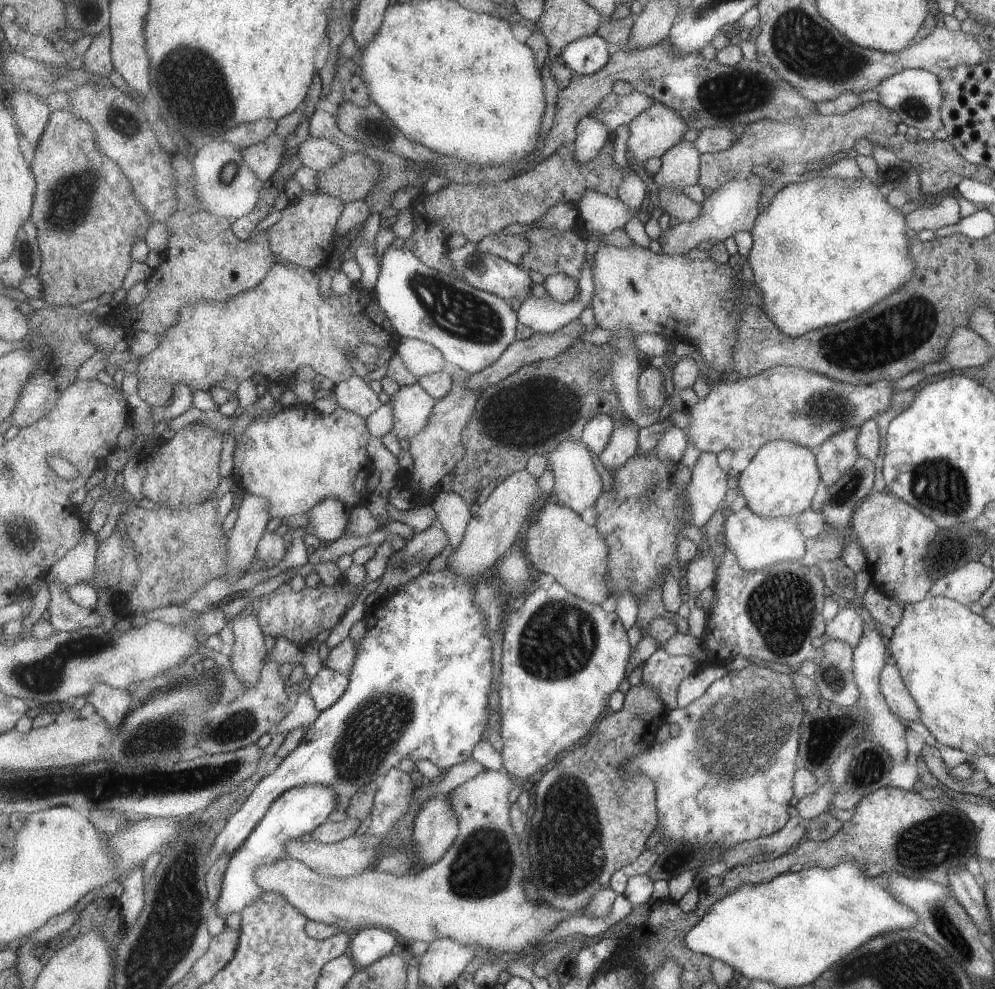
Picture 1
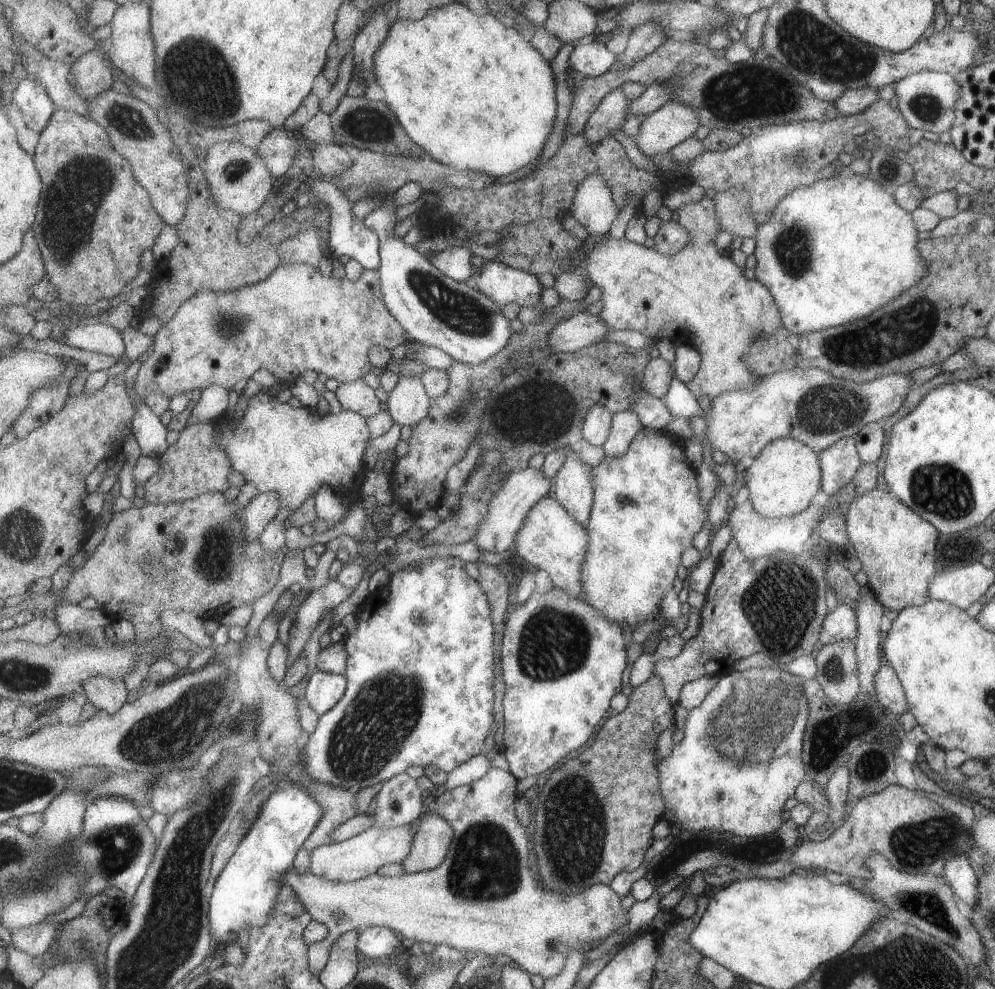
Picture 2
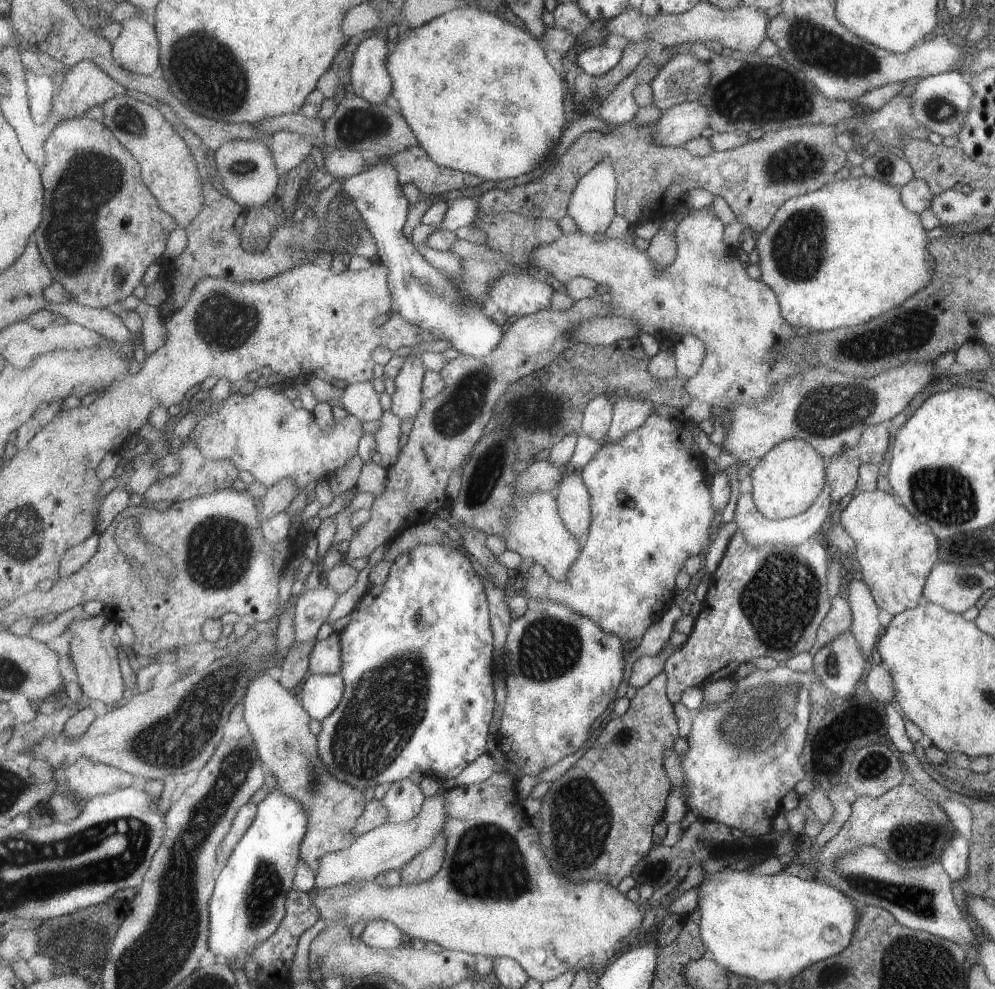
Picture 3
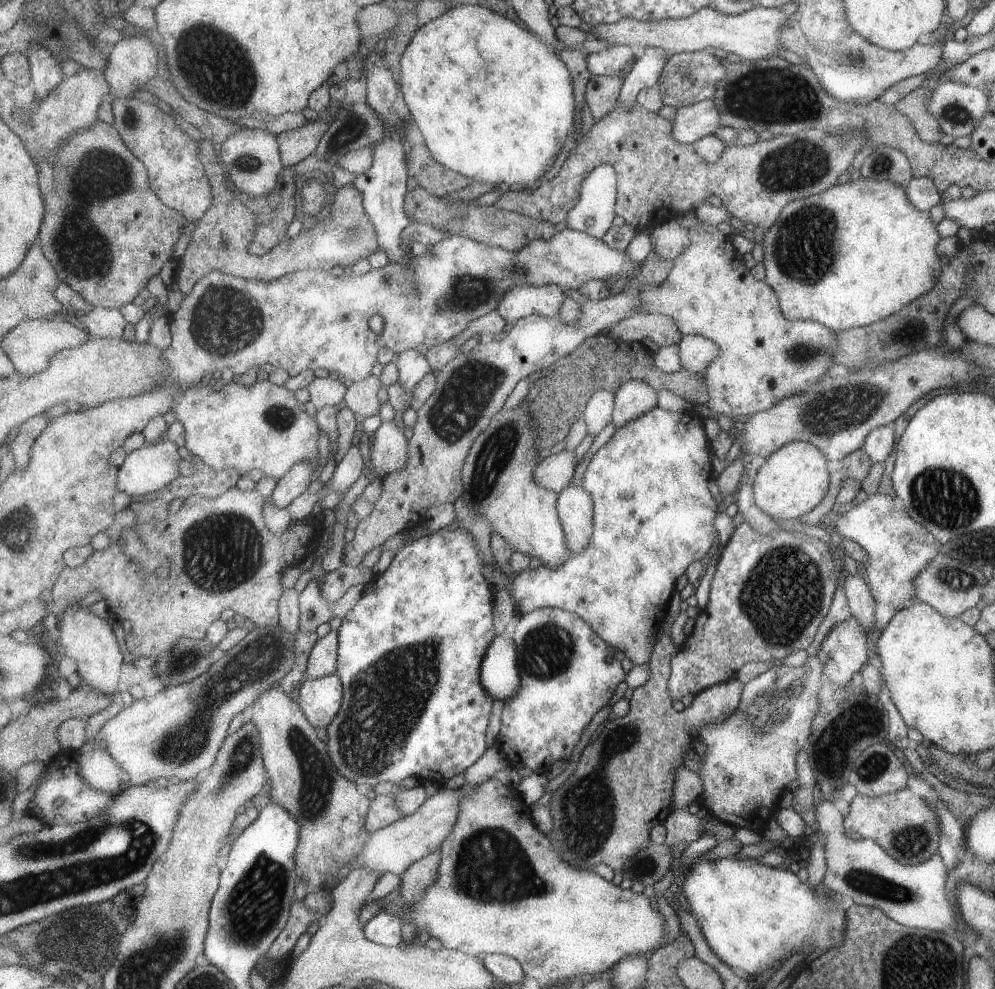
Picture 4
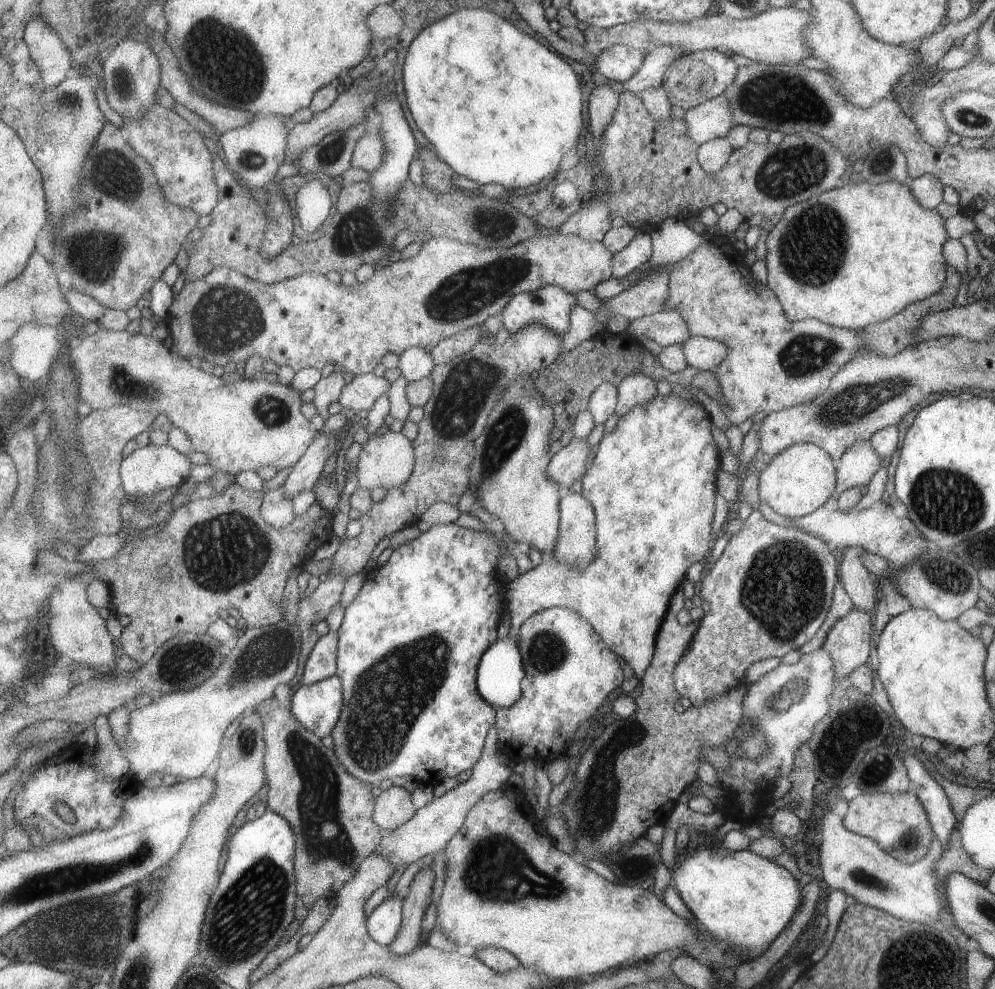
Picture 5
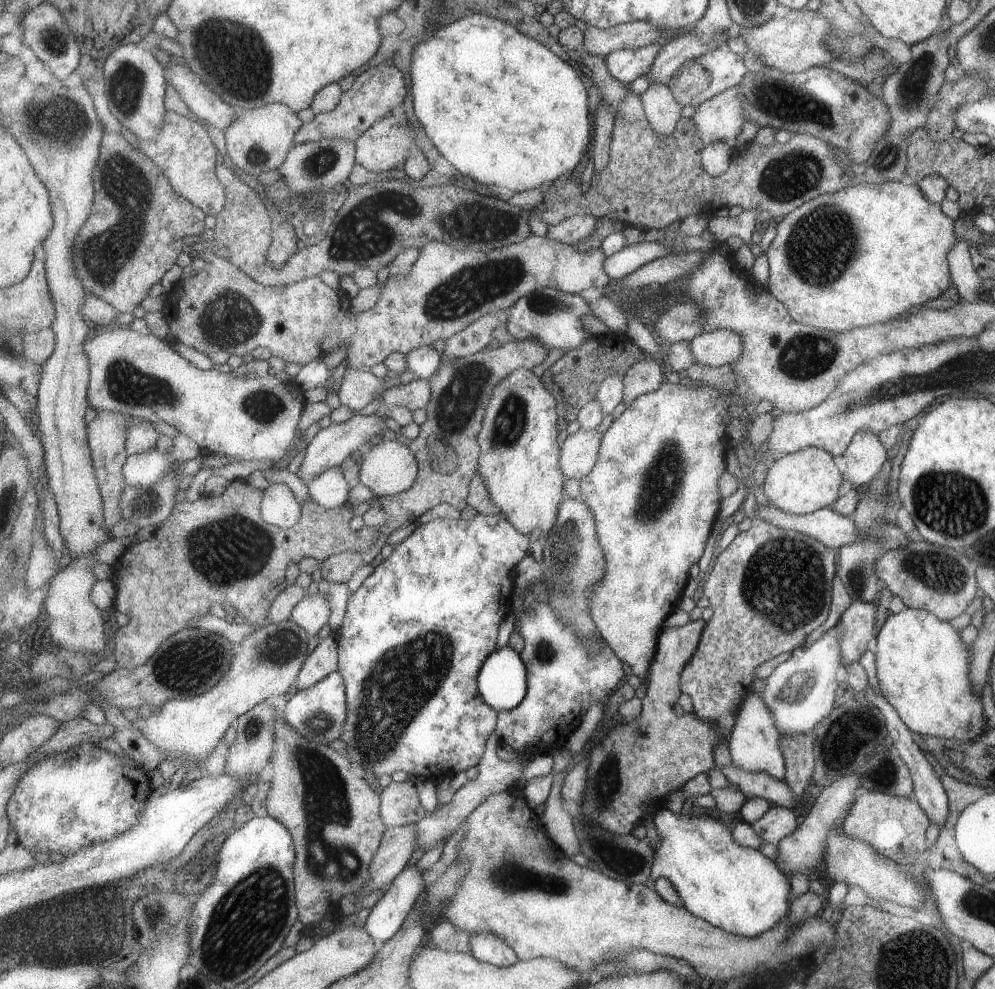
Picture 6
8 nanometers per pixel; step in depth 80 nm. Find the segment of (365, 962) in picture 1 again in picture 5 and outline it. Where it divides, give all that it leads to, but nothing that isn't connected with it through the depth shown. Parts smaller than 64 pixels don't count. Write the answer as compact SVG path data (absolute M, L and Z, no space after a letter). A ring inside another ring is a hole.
M409 888L403 889L399 896L389 897L368 916L368 931L382 945L390 945L399 934L404 919L404 900L409 891Z

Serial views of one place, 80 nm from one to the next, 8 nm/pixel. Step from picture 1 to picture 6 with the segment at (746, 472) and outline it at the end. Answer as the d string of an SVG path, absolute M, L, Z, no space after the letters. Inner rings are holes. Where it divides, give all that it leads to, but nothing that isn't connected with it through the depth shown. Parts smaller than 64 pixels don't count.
M801 447L785 453L766 470L761 490L768 504L783 512L802 515L826 507L837 498L841 474L831 454L817 447Z

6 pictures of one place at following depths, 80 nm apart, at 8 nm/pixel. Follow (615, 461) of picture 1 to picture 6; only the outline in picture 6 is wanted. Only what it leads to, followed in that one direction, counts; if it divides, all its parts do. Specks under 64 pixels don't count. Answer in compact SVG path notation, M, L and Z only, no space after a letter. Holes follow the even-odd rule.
M645 351L640 352L640 359L629 365L622 378L622 400L626 406L638 396L656 391L662 386L661 366Z

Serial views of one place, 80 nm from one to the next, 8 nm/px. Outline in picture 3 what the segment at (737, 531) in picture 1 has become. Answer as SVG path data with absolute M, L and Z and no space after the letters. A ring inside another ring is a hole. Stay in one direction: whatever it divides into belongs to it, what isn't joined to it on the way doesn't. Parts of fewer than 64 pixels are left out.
M823 489L818 498L811 503L811 506L806 511L788 519L772 521L765 518L755 508L751 495L747 492L738 496L734 510L734 519L736 528L743 533L743 536L746 537L746 541L752 548L761 547L769 542L785 543L789 547L794 547L801 544L806 538L812 537L823 526L827 518L829 518L829 514L831 514L832 508L833 502L830 499L830 494L827 489Z

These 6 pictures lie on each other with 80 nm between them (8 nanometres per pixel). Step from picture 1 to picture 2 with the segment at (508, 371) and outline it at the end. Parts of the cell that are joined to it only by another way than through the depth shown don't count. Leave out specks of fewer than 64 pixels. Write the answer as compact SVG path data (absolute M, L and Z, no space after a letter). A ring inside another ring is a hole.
M579 313L558 324L550 336L552 354L568 353L605 341L606 334L613 330L601 317Z

